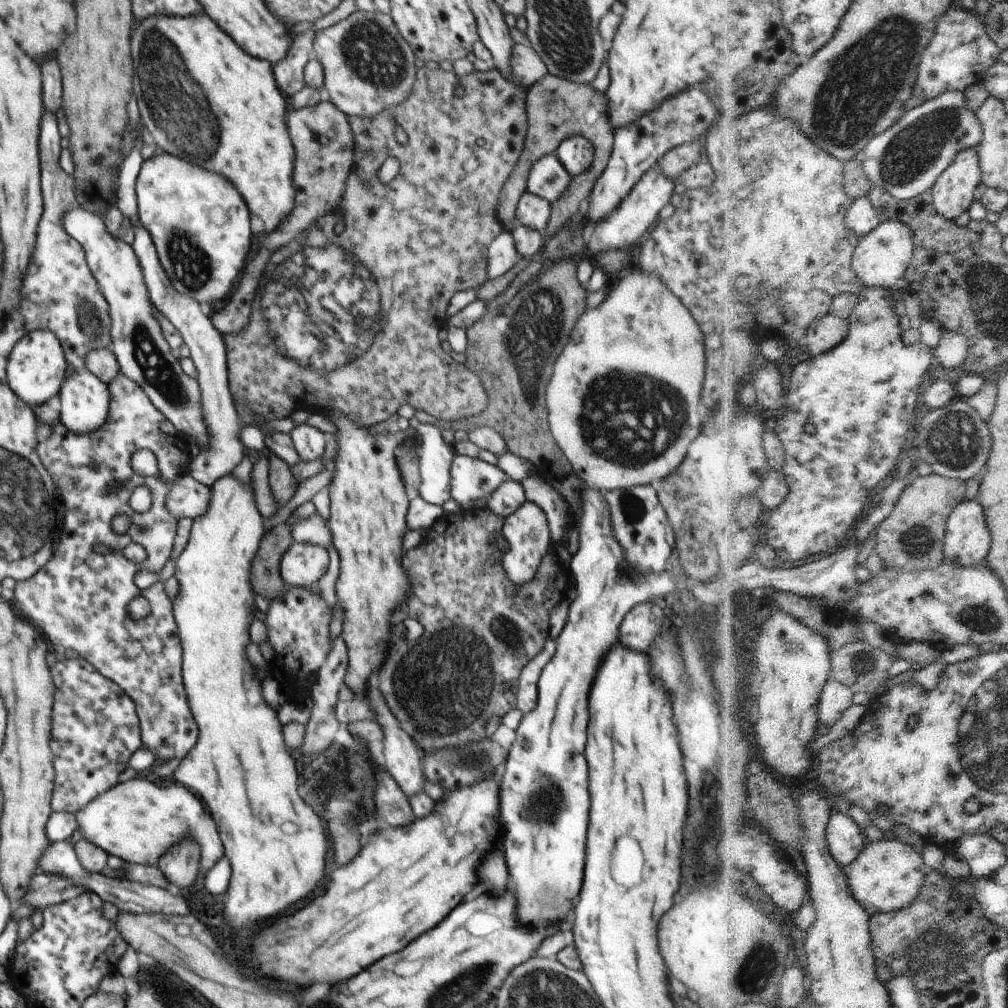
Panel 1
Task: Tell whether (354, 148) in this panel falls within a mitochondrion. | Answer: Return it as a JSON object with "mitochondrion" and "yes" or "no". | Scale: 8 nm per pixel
{"mitochondrion":"no"}

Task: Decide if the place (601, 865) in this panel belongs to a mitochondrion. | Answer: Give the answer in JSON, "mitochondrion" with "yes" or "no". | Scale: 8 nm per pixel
{"mitochondrion":"no"}

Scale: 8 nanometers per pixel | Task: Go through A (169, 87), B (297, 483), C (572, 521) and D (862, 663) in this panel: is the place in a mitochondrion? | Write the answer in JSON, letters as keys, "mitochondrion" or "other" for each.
{"A":"mitochondrion","B":"other","C":"other","D":"mitochondrion"}

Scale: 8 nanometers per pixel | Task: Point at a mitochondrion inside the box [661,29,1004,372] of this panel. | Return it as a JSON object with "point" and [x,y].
{"point":[915,148]}

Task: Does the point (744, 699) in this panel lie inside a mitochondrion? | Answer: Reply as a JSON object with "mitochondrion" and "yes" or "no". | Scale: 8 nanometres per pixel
{"mitochondrion":"no"}

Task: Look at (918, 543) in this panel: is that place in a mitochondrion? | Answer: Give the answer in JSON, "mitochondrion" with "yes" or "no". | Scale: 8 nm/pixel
{"mitochondrion":"yes"}

